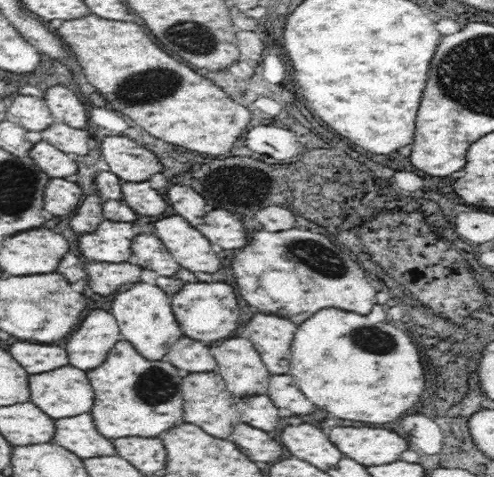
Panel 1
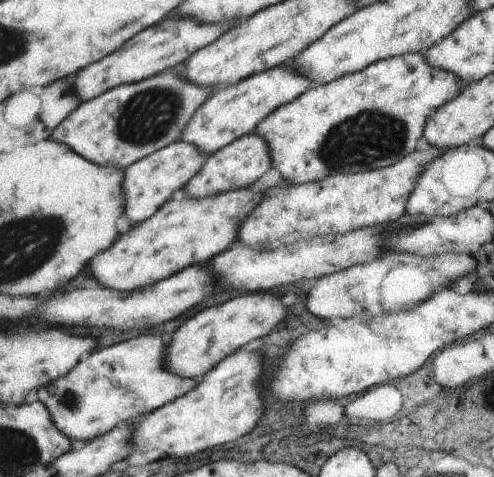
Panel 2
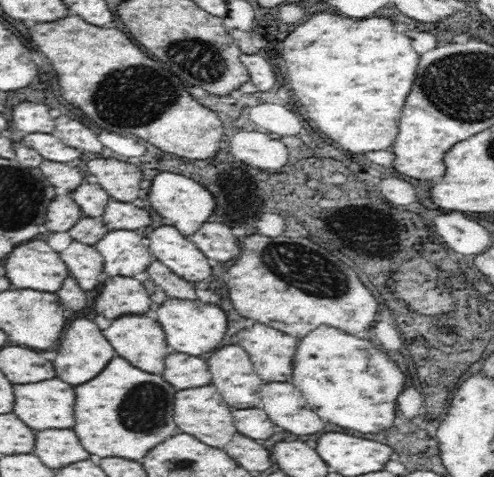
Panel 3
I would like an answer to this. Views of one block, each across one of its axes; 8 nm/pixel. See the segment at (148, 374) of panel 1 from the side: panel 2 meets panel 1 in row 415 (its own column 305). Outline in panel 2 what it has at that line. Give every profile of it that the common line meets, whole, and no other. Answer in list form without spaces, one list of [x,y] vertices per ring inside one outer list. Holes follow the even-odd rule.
[[[407,54],[399,58],[381,60],[367,66],[361,72],[341,76],[329,84],[305,90],[305,94],[301,94],[293,102],[265,116],[251,134],[265,140],[271,168],[281,174],[285,186],[321,182],[337,174],[359,174],[369,170],[381,170],[413,154],[415,142],[423,136],[427,116],[459,94],[455,80],[457,78],[453,74],[429,68],[421,60],[421,54]]]

